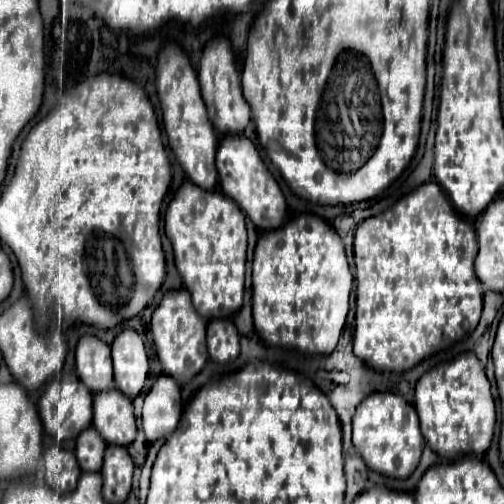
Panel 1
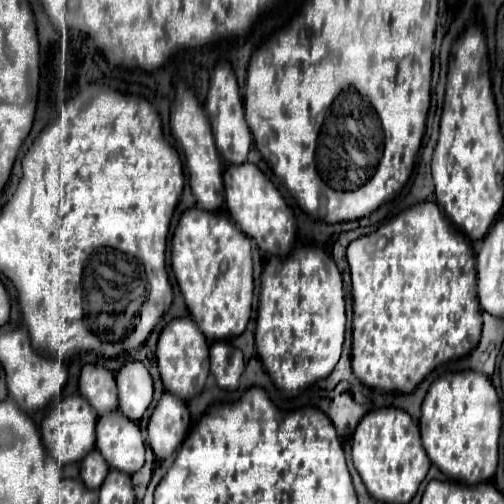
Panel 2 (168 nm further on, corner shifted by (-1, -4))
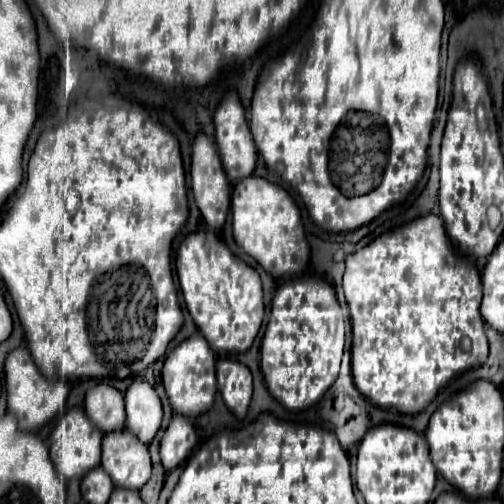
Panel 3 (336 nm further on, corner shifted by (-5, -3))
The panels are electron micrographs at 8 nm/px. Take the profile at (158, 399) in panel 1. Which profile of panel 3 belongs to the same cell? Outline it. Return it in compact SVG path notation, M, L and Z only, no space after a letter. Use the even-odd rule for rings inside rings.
M173 415L163 441L161 441L161 463L167 471L183 465L191 451L197 447L197 431L189 419L179 419Z

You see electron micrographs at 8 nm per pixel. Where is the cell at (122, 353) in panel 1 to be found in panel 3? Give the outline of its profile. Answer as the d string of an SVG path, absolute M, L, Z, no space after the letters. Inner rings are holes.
M135 379L125 393L125 407L127 431L131 431L141 443L149 445L161 429L163 419L163 407L155 389L147 381Z

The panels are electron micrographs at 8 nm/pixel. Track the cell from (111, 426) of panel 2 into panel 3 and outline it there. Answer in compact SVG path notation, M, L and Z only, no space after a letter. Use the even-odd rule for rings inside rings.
M115 431L115 435L103 437L101 467L115 487L139 491L151 477L149 449L131 431Z

